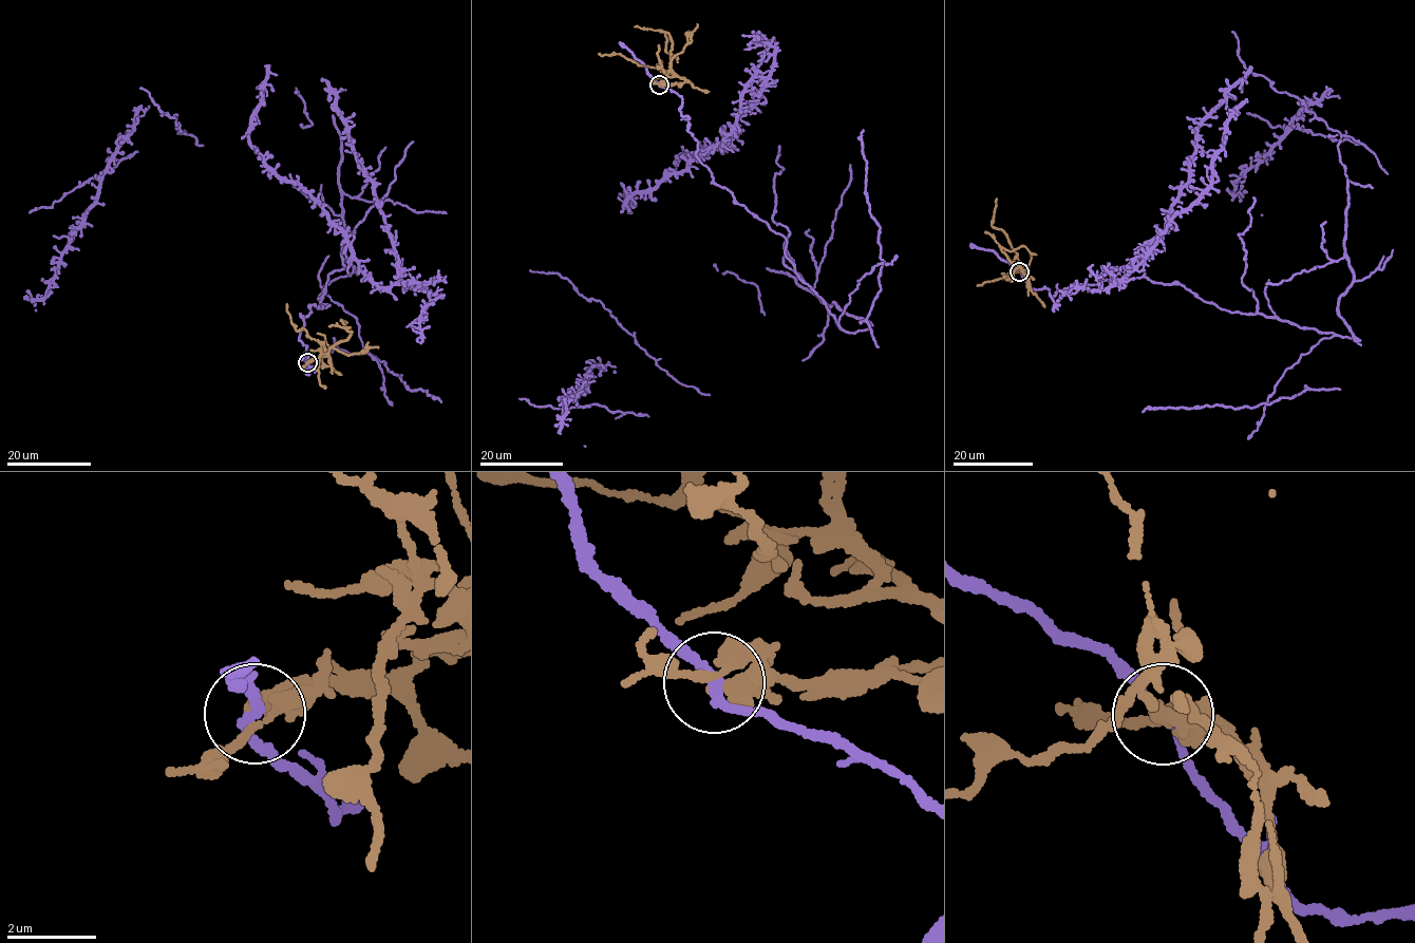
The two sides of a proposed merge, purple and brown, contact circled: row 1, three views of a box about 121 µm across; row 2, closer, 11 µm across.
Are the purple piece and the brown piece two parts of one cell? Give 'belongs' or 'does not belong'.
does not belong

